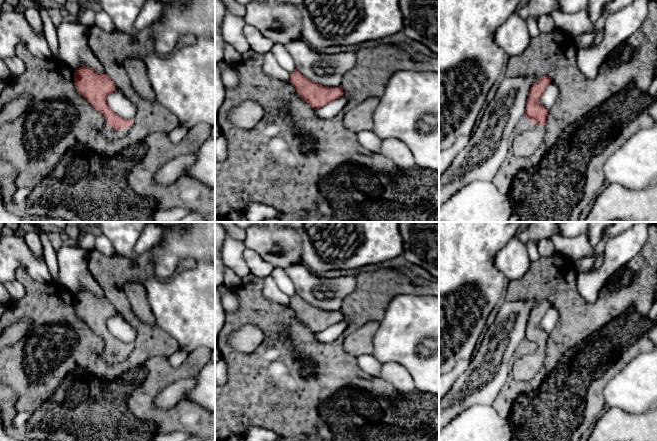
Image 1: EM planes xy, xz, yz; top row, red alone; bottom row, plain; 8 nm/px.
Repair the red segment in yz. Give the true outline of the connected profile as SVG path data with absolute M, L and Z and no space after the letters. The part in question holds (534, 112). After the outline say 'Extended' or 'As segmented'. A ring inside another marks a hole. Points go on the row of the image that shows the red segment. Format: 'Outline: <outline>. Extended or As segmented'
Outline: M542 76L534 83L526 100L525 116L533 124L520 127L514 134L511 143L511 151L518 158L531 156L541 145L545 135L545 123L549 110L543 107L539 101L551 83L548 76Z. Extended

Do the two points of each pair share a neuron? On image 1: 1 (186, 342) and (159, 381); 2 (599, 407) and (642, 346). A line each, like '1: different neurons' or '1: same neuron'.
1: different neurons
2: same neuron

